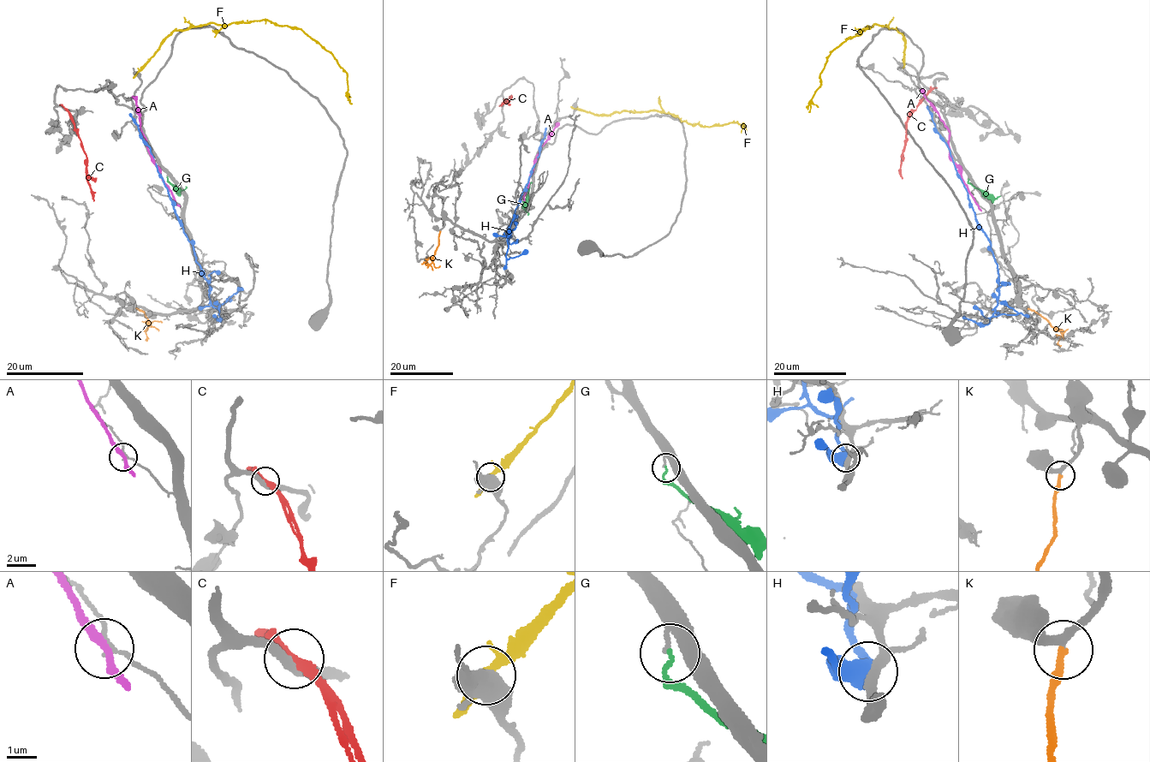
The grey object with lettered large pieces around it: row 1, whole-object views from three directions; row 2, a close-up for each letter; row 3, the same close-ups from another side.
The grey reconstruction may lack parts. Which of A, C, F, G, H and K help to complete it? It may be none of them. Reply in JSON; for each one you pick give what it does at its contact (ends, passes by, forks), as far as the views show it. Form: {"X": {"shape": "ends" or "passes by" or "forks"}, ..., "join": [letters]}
{"K": {"shape": "ends"}, "join": ["K"]}

